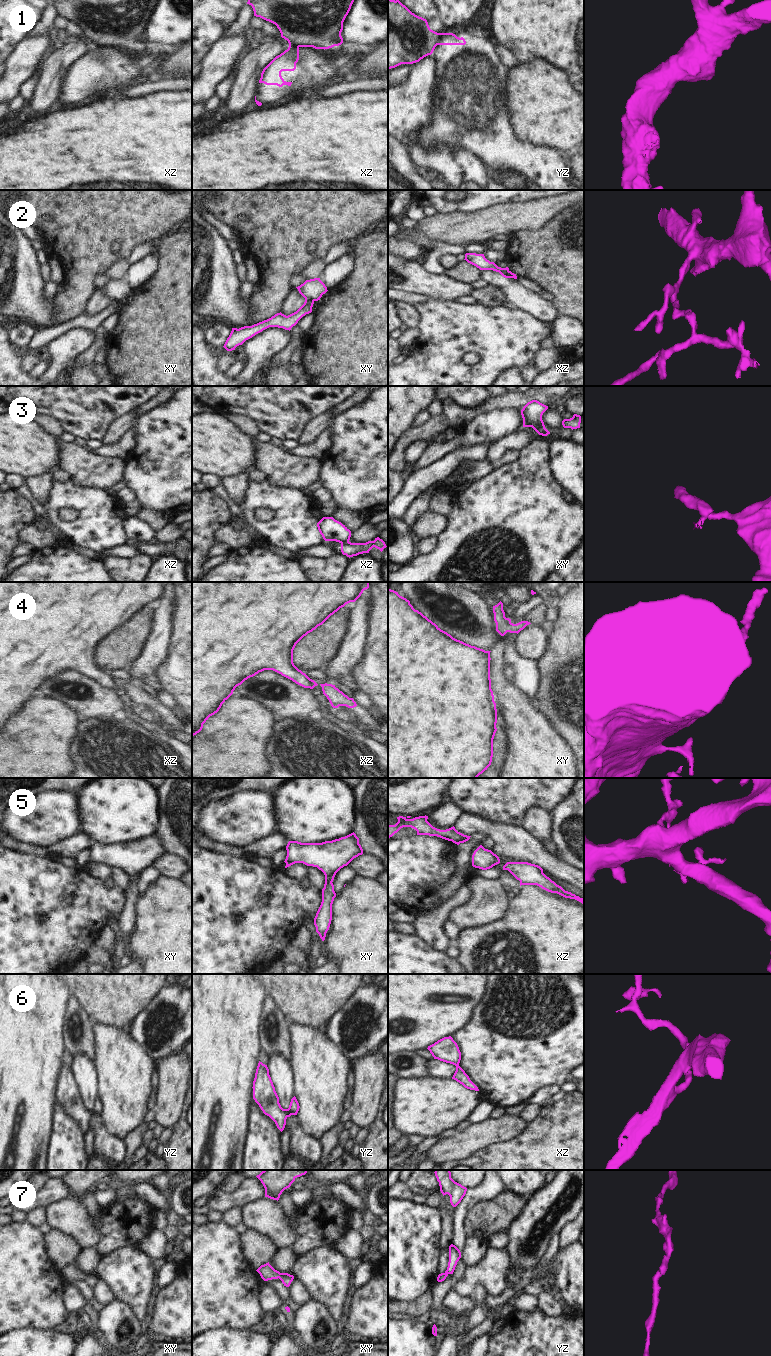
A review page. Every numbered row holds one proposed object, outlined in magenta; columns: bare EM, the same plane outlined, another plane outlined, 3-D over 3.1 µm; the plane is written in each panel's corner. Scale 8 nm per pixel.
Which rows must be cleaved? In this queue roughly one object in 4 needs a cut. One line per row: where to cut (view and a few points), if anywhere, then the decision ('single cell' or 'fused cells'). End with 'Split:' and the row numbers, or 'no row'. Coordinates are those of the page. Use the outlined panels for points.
1: cut yz (441, 33), (437, 44); fused cells
2: cut xy (305, 298), (313, 301); fused cells
3: cut xy (545, 428), (539, 429), (537, 432); fused cells
4: cut none; single cell
5: cut none; single cell
6: cut none; single cell
7: cut none; single cell
Split: 1, 2, 3

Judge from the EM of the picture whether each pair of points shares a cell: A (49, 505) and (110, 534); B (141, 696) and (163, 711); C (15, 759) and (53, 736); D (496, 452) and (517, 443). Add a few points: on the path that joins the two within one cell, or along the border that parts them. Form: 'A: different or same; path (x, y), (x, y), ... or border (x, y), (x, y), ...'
A: same; path (64, 502), (78, 502), (95, 519)
B: same; path (146, 700), (153, 702), (158, 707)
C: same; path (24, 759), (44, 740)
D: same; path (501, 447), (505, 443), (512, 443)

